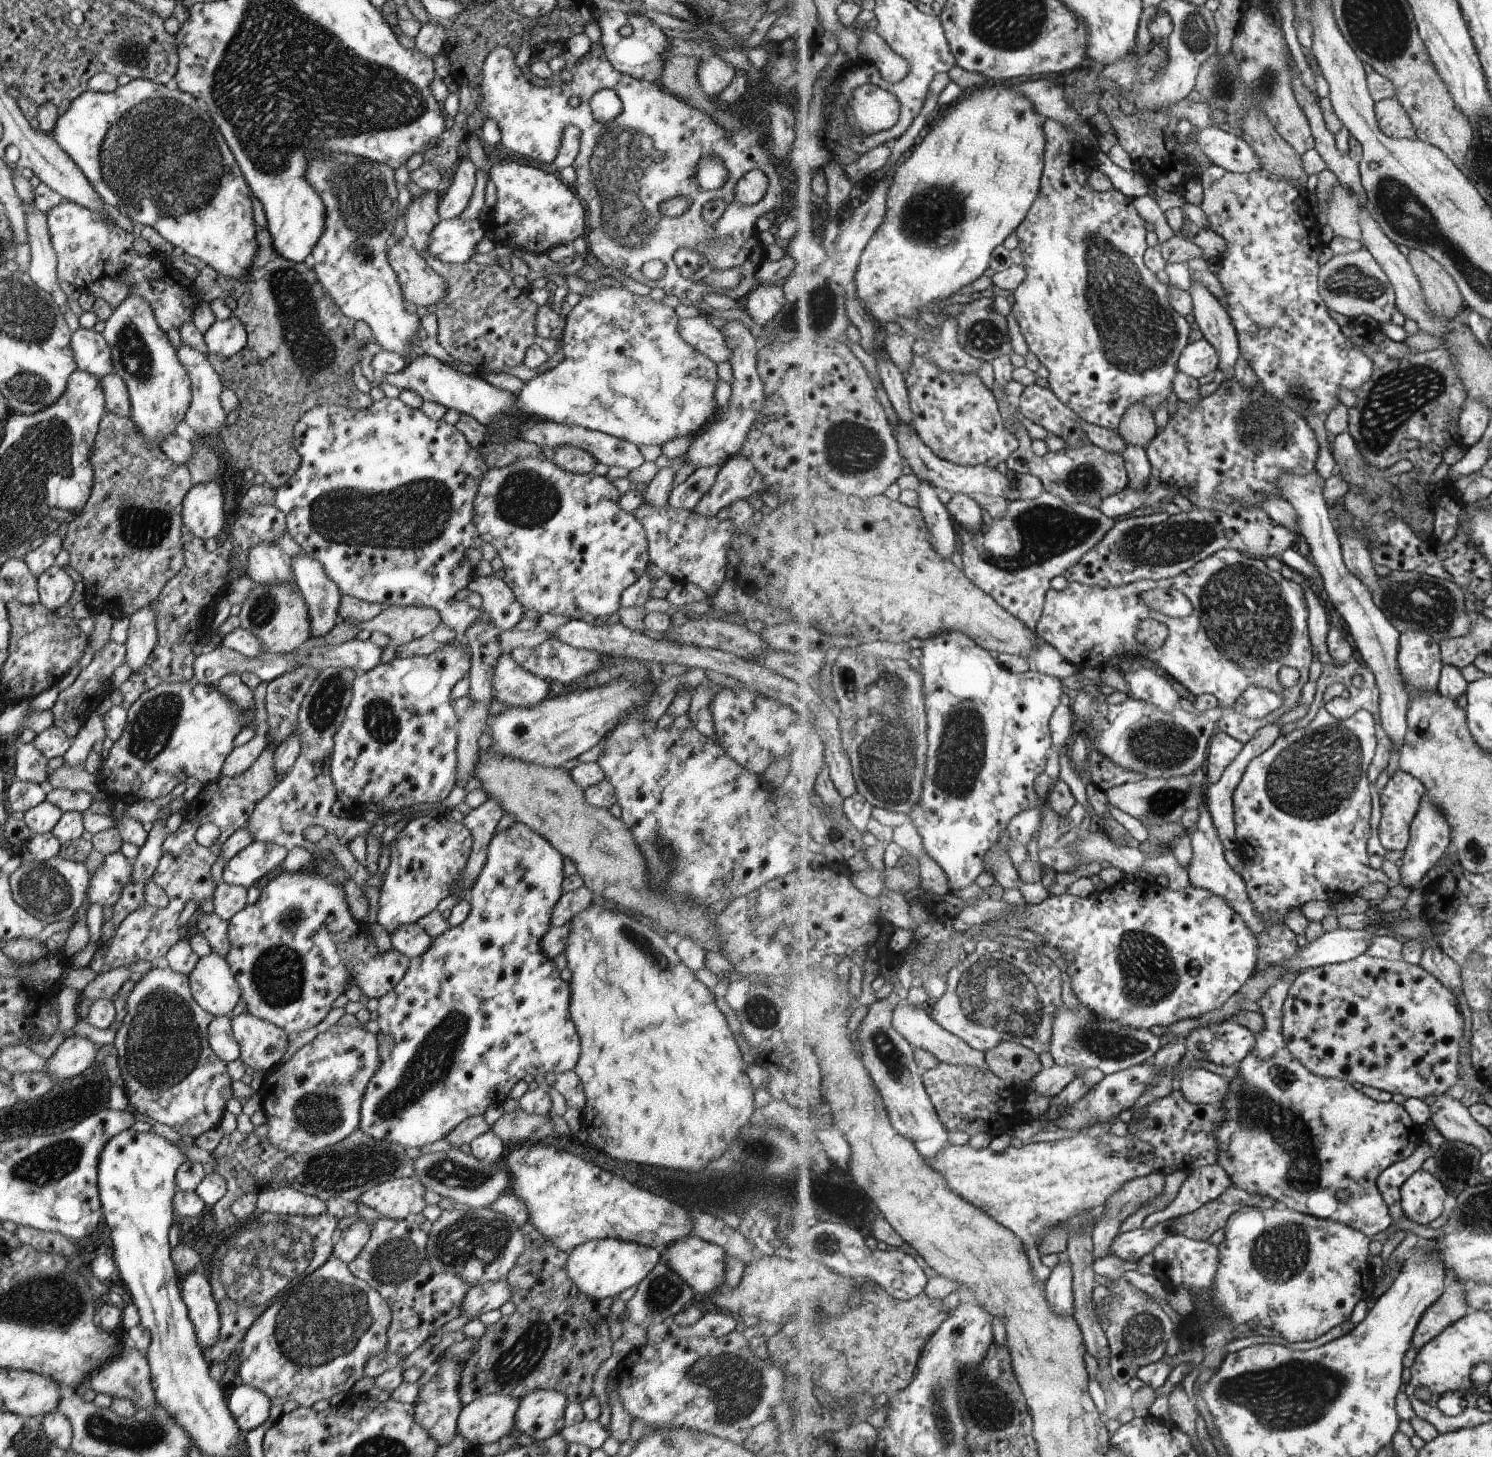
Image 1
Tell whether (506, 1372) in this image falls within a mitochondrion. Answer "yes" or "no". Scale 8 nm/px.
yes

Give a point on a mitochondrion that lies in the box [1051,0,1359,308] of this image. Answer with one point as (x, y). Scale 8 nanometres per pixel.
(1192, 33)

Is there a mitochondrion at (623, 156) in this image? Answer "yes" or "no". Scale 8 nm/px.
yes

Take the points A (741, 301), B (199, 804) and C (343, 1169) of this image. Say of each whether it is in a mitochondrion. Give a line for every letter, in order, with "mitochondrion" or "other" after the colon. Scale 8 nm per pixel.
A: other
B: other
C: mitochondrion

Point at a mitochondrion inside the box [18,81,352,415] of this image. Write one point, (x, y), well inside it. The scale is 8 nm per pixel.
(183, 139)

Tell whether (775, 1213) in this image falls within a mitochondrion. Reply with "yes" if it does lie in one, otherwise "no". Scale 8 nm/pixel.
yes

